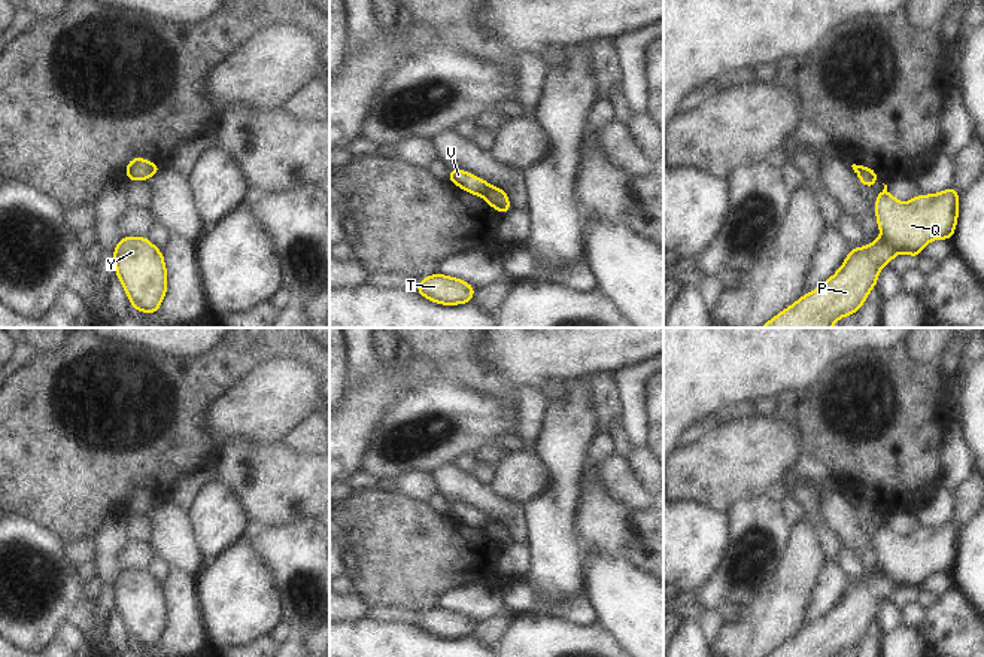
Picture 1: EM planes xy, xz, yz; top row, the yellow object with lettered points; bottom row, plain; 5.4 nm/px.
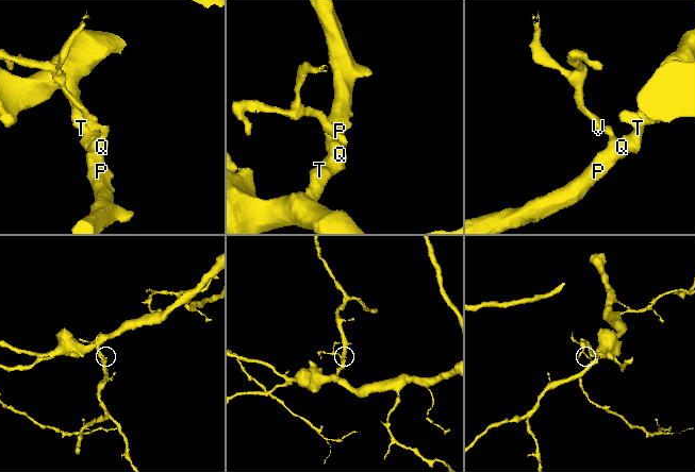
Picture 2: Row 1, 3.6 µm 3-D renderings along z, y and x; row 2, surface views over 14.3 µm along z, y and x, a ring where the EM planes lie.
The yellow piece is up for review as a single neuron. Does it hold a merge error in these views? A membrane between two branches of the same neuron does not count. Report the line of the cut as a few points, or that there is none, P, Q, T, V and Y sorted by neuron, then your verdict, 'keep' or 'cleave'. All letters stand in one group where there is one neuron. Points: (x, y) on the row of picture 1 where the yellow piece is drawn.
cut in xz along (491, 186), (482, 195); P Q T Y / V; cleave

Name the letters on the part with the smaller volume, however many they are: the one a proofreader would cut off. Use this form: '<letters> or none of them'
V.

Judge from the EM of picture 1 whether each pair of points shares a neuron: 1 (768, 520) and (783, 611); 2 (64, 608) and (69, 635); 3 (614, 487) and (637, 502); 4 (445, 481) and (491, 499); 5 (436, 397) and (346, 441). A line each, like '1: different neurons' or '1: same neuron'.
1: different neurons
2: different neurons
3: same neuron
4: same neuron
5: different neurons

